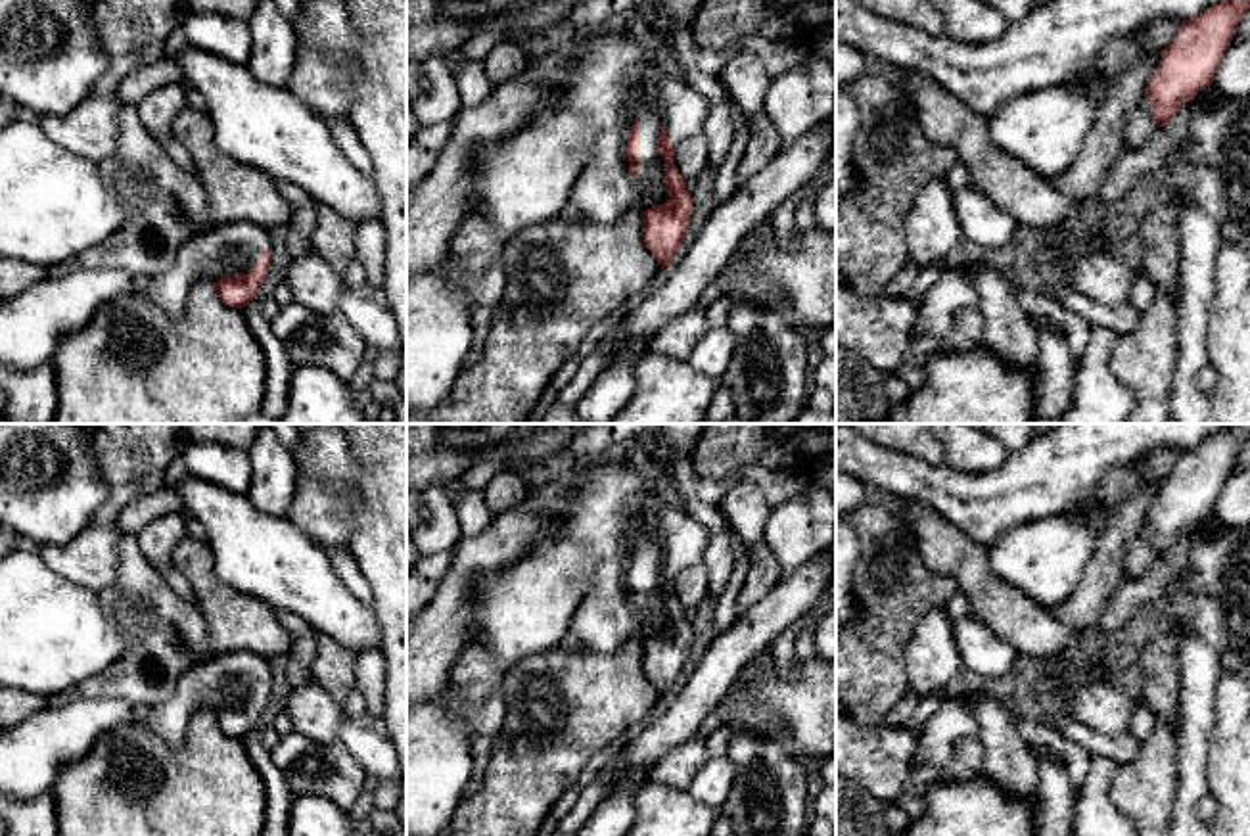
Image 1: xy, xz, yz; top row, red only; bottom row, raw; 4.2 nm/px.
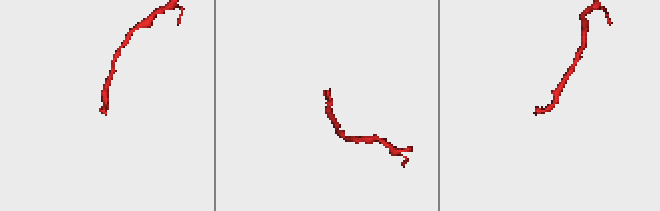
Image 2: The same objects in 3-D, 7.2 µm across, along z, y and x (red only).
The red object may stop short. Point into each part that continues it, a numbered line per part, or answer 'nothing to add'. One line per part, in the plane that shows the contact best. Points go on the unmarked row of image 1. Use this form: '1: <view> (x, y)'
1: xz (614, 509)

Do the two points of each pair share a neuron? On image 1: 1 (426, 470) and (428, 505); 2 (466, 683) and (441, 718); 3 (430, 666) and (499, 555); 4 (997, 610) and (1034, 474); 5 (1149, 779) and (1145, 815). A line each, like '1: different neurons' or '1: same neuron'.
1: different neurons
2: different neurons
3: same neuron
4: different neurons
5: same neuron

